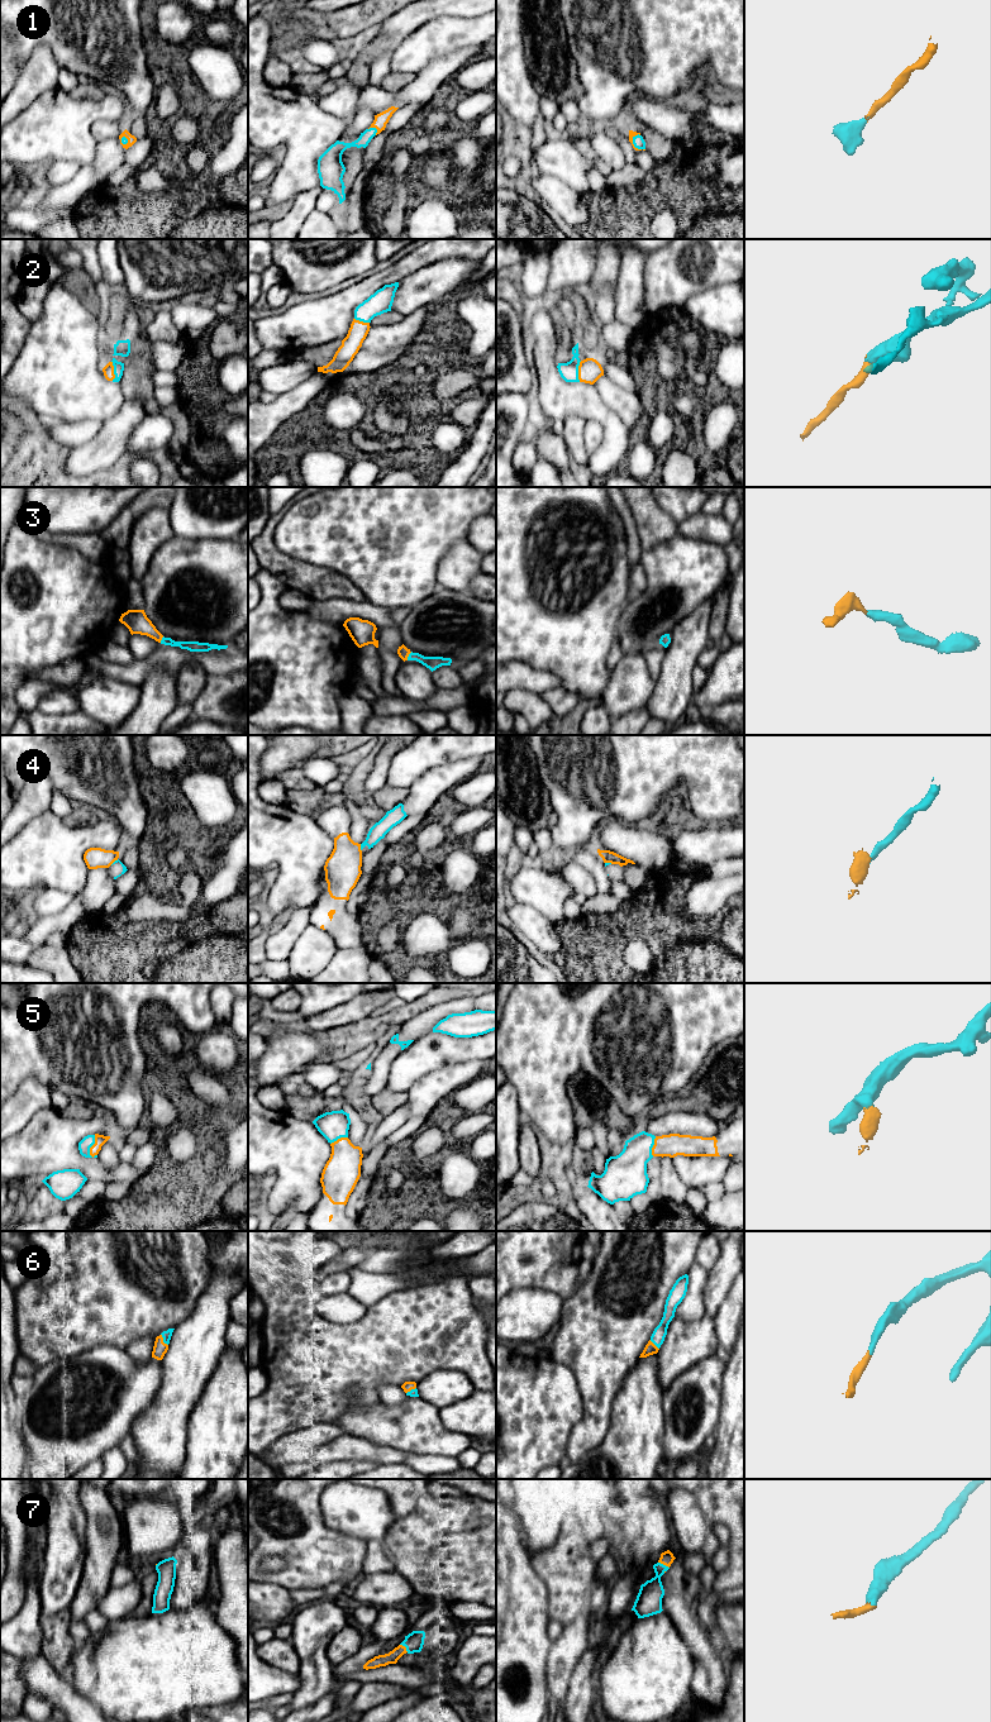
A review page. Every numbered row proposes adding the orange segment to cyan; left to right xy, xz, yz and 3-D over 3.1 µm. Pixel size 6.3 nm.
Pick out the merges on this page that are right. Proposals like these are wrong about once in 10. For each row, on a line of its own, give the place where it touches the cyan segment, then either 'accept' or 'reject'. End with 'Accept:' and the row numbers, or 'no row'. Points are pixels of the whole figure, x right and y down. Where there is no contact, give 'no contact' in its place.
1: contact xz (375, 128); accept
2: contact yz (577, 371); accept
3: contact xz (409, 656); accept
4: contact xz (361, 848); reject
5: contact xy (91, 1145); accept
6: contact xy (163, 1340); accept
7: contact yz (662, 1564); accept
Accept: 1, 2, 3, 5, 6, 7

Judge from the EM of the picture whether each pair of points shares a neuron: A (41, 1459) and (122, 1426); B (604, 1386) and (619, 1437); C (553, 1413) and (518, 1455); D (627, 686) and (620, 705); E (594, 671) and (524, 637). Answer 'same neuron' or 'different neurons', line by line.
A: same neuron
B: different neurons
C: same neuron
D: same neuron
E: same neuron

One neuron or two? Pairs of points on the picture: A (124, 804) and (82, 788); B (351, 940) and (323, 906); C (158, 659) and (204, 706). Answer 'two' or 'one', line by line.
A: one
B: one
C: two

